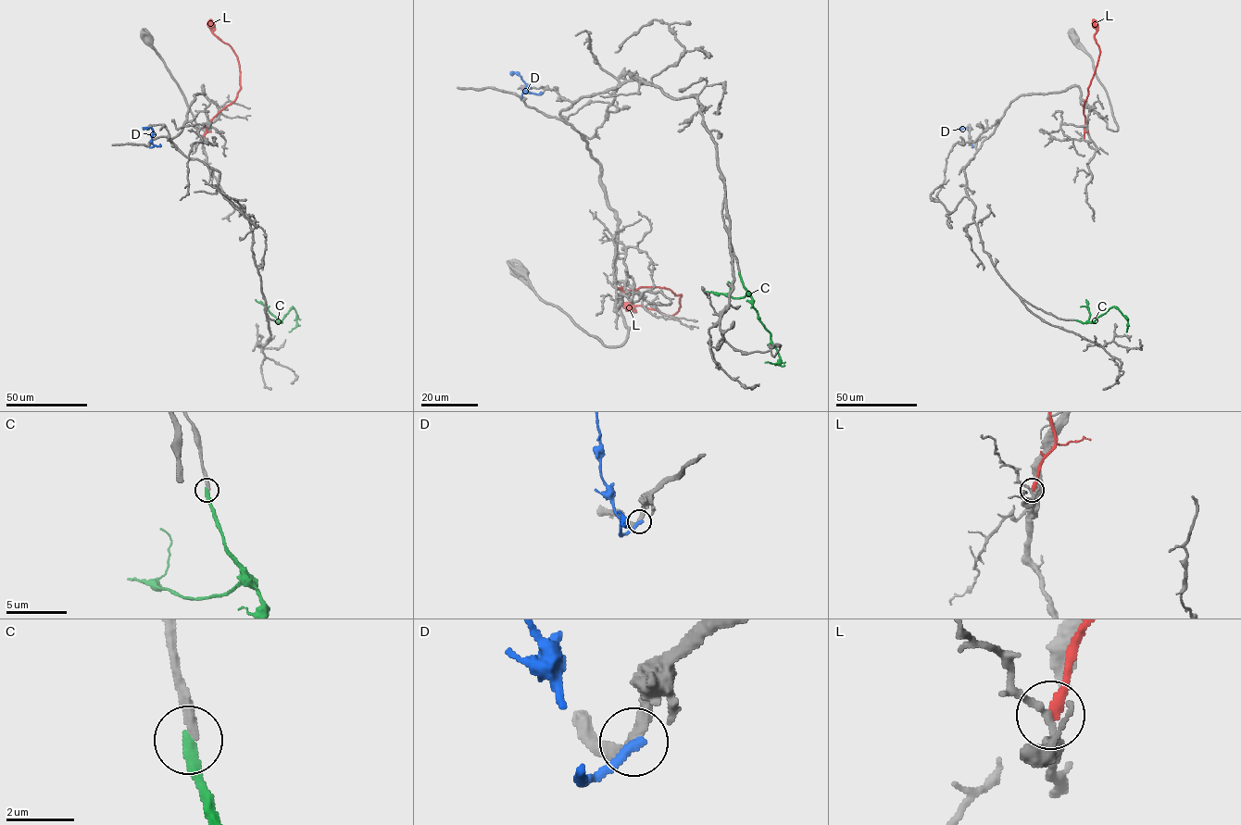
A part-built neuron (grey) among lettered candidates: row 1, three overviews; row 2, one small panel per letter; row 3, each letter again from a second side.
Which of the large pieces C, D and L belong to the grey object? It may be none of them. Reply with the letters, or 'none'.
C

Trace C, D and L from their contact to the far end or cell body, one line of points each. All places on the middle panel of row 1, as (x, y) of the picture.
C: (739, 272), (744, 288), (751, 296), (752, 306), (770, 332), (771, 344), (779, 355), (779, 364), (765, 362)
D: (521, 97), (523, 93), (530, 93), (525, 89), (528, 86), (519, 75), (510, 75)
L: (615, 288), (665, 287), (675, 295), (681, 295), (679, 310), (673, 315), (640, 305), (629, 308), (628, 304)

